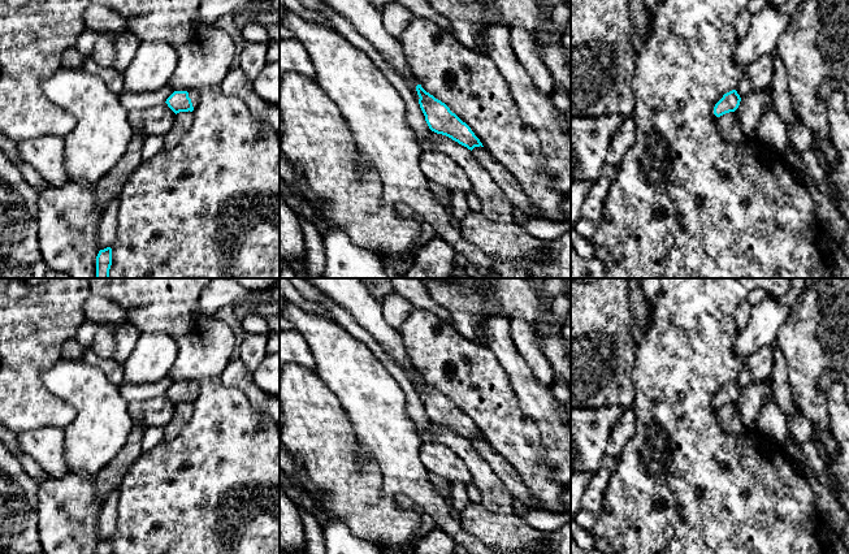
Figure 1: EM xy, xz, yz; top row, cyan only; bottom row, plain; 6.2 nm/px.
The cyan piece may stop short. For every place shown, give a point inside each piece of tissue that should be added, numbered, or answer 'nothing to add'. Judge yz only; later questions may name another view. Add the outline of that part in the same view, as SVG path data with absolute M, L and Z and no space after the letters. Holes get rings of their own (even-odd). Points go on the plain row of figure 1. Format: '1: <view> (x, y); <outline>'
nothing to add

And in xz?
nothing to add

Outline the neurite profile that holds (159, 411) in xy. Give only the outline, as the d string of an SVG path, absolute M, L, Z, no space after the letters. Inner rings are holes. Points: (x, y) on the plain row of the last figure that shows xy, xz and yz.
M166 394L147 401L129 403L129 414L135 427L164 427L174 417L176 404Z

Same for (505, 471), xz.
M480 437L475 438L472 443L478 455L490 464L497 476L503 481L515 501L524 503L528 508L541 510L541 506L530 498L516 469L489 442Z

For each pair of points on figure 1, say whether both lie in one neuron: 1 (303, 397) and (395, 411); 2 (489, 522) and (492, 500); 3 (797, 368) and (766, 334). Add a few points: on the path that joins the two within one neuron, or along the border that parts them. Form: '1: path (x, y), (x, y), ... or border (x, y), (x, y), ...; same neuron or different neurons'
1: border (320, 379), (336, 397), (354, 429); different neurons
2: border (480, 502), (490, 511), (512, 514); different neurons
3: border (789, 314), (789, 317), (780, 327), (775, 341); different neurons

